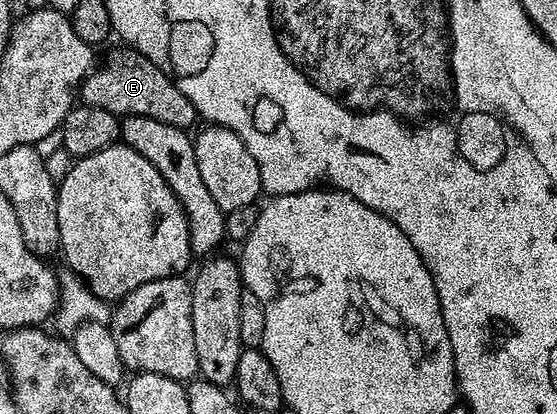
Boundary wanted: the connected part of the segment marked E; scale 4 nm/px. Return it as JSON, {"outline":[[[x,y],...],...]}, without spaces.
{"outline":[[[118,46],[118,49],[99,63],[80,85],[81,103],[100,106],[112,115],[143,116],[156,118],[156,122],[168,122],[177,128],[193,129],[194,120],[199,119],[198,111],[176,90],[176,86],[144,54],[129,46]]]}

